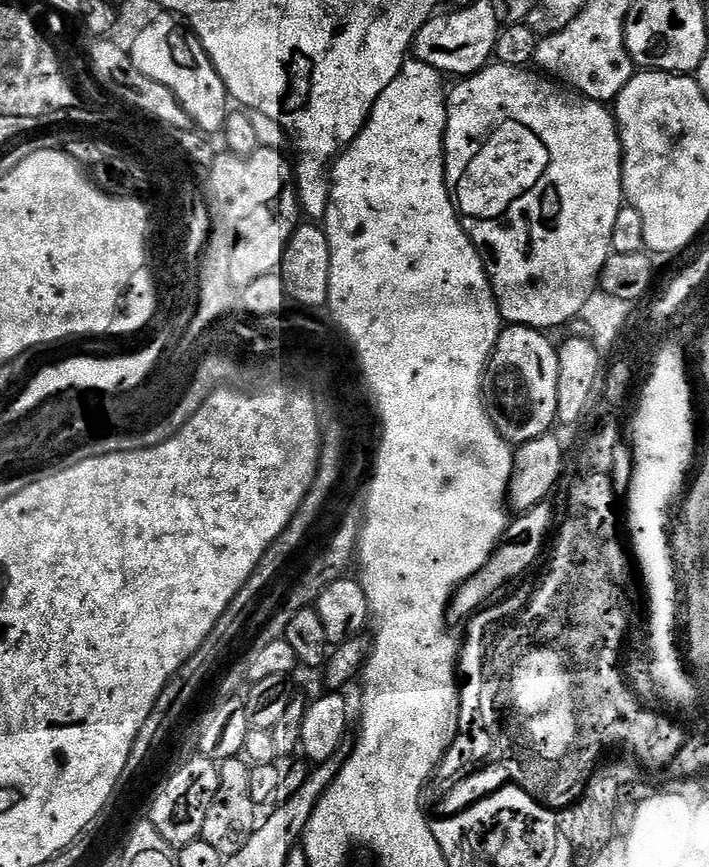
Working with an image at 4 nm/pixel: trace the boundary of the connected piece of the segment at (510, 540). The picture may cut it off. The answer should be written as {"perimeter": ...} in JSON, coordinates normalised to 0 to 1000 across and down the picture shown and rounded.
{"perimeter":[[[769,579],[759,582],[752,591],[740,591],[732,597],[733,600],[724,599],[717,606],[717,611],[714,615],[714,625],[707,626],[705,631],[694,638],[694,642],[685,648],[685,653],[680,653],[680,657],[674,657],[656,674],[649,675],[645,678],[642,686],[638,687],[638,694],[632,698],[632,713],[639,721],[652,716],[656,710],[670,706],[676,701],[693,698],[700,691],[698,687],[704,683],[709,684],[717,675],[724,671],[732,670],[740,661],[755,656],[757,654],[756,645],[762,641],[762,636],[769,632],[776,623],[776,615],[781,609],[781,600],[779,604],[779,586],[777,580]]]}

